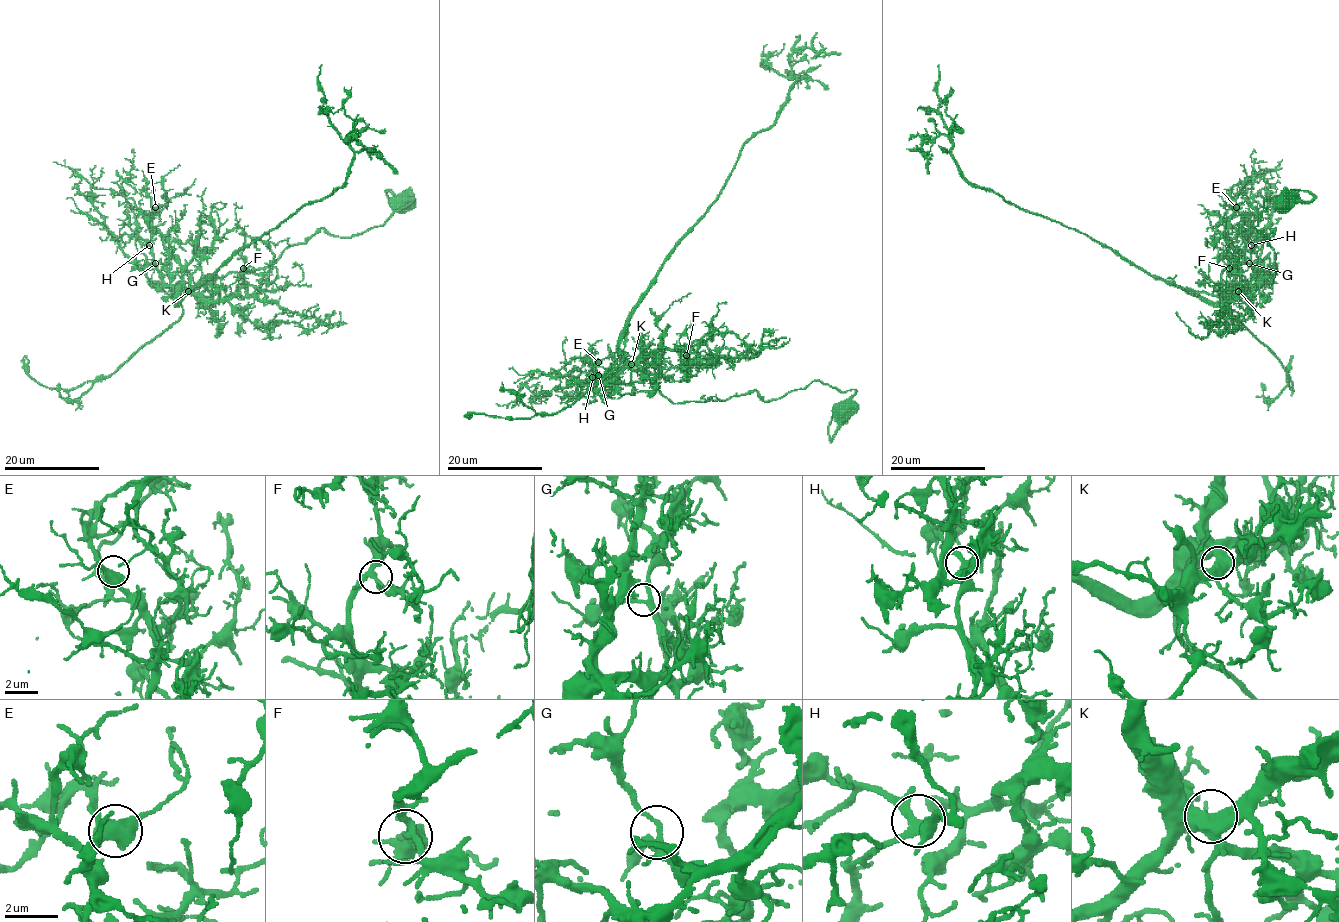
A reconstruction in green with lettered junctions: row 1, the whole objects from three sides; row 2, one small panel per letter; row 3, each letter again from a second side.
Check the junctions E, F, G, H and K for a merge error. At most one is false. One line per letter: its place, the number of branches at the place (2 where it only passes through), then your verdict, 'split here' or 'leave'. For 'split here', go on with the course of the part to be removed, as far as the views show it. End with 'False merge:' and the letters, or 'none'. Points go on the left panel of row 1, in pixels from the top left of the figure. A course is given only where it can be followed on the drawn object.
E: place (155, 207); branches 3; leave
F: place (243, 268); branches 3; leave
G: place (155, 263); branches 3; leave
H: place (149, 245); branches 3; leave
K: place (188, 291); branches 3; leave
False merge: none

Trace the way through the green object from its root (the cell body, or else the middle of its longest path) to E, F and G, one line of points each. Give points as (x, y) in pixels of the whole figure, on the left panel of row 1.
E: (402, 202), (412, 200), (359, 234), (321, 228), (267, 266), (206, 277), (192, 290), (153, 225), (155, 207)
F: (402, 202), (412, 200), (359, 234), (321, 228), (267, 266), (206, 277), (189, 291), (228, 300), (243, 268)
G: (402, 202), (412, 200), (359, 234), (321, 228), (267, 266), (206, 277), (192, 290), (166, 284), (155, 263)

